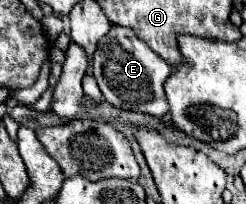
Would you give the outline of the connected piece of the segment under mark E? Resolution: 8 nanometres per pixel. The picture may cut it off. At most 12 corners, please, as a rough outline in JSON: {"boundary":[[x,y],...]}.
{"boundary":[[112,25],[92,69],[110,105],[162,117],[172,67]]}

